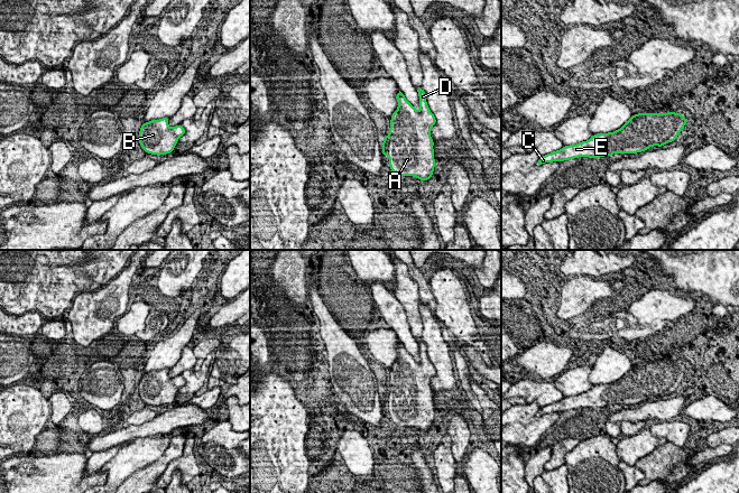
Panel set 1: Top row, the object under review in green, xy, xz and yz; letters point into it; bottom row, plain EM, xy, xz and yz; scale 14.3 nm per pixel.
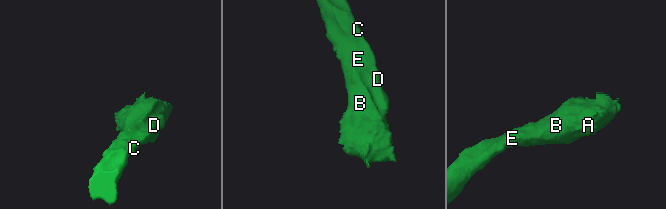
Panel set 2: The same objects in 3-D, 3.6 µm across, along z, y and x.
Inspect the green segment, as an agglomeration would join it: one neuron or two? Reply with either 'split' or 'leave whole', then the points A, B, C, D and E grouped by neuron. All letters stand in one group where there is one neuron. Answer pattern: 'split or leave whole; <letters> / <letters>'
leave whole; A B C D E

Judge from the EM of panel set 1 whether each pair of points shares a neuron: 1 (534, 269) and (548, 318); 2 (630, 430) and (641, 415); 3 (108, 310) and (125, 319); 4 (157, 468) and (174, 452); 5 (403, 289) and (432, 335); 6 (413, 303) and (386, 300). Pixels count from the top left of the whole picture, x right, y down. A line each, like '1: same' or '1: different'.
1: same
2: different
3: different
4: same
5: different
6: different

